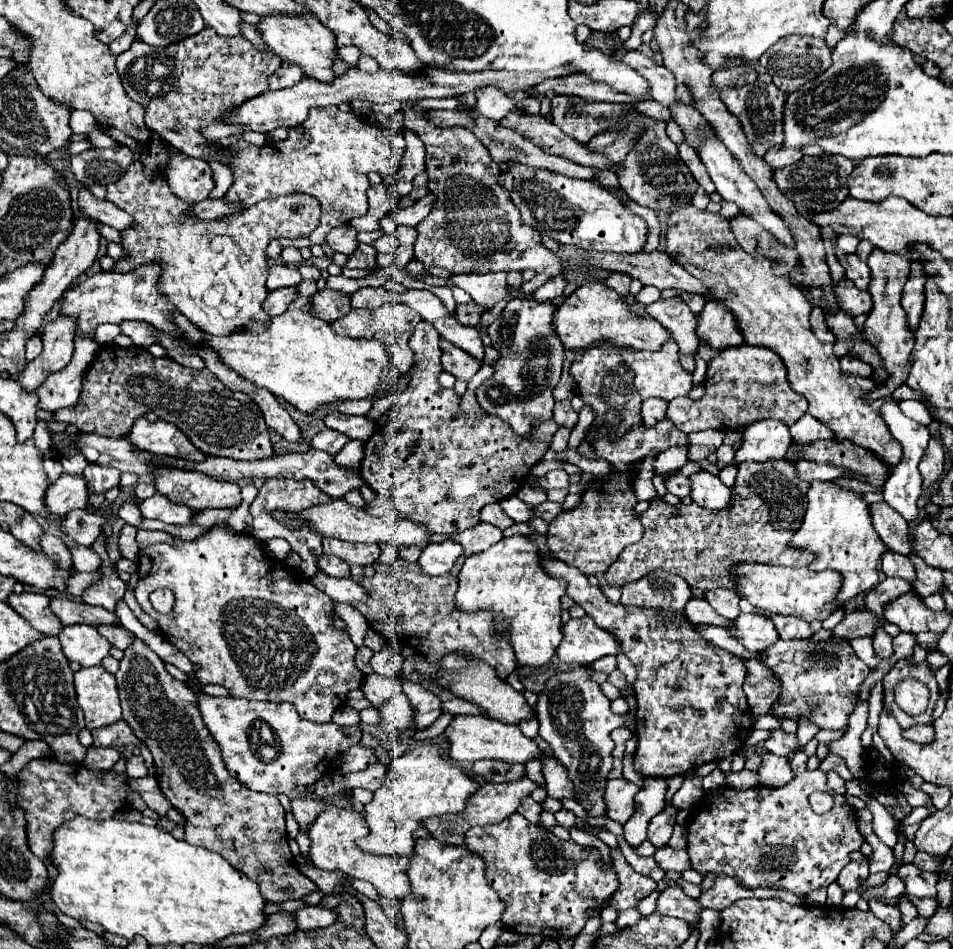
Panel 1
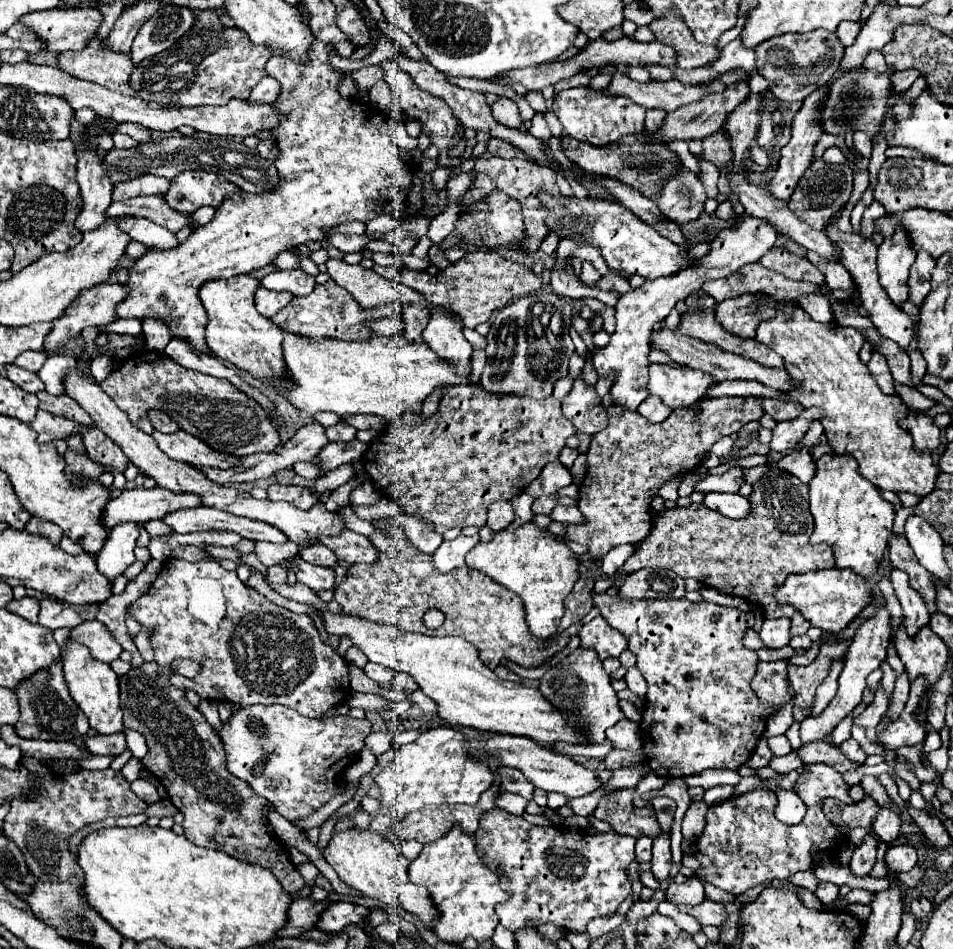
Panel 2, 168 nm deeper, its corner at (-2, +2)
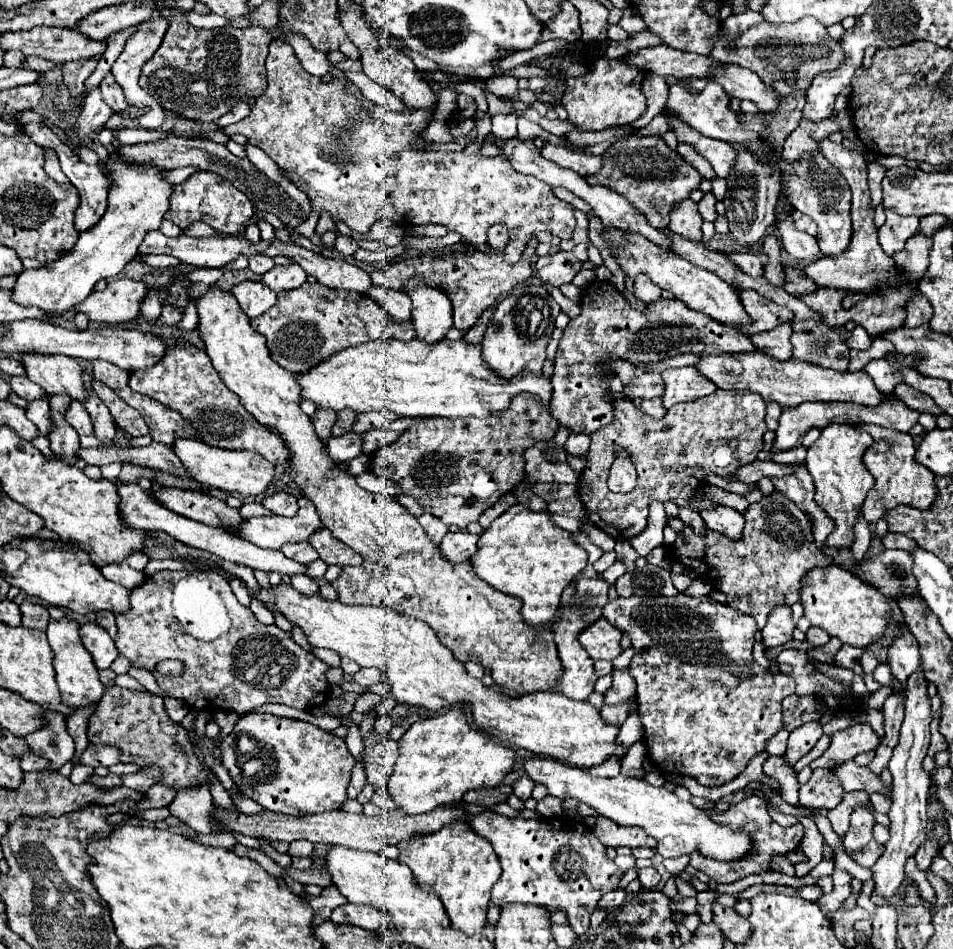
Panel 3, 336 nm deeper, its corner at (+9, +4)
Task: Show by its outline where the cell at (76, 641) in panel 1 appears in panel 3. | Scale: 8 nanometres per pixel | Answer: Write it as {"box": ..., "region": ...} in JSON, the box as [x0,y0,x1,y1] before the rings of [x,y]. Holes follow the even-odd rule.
{"box":[80,623,118,669],"region":[[[96,623],[82,625],[80,637],[82,637],[84,647],[94,657],[94,665],[98,669],[108,669],[114,663],[114,659],[118,657],[114,641],[104,633],[104,629],[100,629],[100,625],[96,625]]]}

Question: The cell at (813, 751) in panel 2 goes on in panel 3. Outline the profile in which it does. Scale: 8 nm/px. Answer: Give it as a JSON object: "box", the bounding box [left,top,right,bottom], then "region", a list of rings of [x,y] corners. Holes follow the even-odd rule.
{"box":[834,761,890,797],"region":[[[848,761],[848,765],[842,765],[842,769],[836,769],[834,773],[840,779],[844,791],[866,791],[868,795],[880,793],[890,797],[890,789],[868,767],[860,767],[854,761]]]}

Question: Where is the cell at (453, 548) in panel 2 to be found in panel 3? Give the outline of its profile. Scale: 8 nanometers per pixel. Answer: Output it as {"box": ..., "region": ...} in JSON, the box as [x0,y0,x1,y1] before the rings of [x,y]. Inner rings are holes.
{"box":[440,531,478,561],"region":[[[450,531],[440,543],[440,551],[448,561],[466,561],[476,553],[478,539],[478,535],[472,535],[468,531]]]}

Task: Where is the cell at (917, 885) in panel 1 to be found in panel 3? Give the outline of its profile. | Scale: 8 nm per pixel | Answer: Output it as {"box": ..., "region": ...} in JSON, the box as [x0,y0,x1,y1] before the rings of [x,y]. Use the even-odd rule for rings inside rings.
{"box":[846,839,884,867],"region":[[[874,839],[868,843],[868,845],[864,845],[860,851],[846,851],[858,865],[862,865],[862,867],[872,867],[876,861],[878,861],[878,857],[880,857],[880,853],[884,851],[884,845],[880,845],[880,843],[876,843]]]}

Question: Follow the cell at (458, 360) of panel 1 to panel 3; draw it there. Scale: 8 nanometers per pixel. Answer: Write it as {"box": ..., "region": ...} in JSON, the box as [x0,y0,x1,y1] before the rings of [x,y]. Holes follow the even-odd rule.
{"box":[402,277,452,343],"region":[[[412,277],[404,281],[402,289],[412,299],[412,323],[418,333],[418,339],[428,341],[428,343],[436,343],[444,339],[446,331],[452,327],[452,303],[446,297],[446,293],[440,287],[436,289],[434,285],[428,285],[422,277]]]}

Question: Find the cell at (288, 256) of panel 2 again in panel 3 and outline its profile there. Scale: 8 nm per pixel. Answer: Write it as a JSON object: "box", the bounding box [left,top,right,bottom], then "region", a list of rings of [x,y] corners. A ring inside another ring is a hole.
{"box":[248,255,274,275],"region":[[[256,255],[256,257],[250,257],[250,259],[248,259],[248,269],[254,271],[256,275],[264,275],[264,273],[268,273],[272,267],[274,267],[274,261],[268,259],[268,257],[264,257],[264,255]]]}

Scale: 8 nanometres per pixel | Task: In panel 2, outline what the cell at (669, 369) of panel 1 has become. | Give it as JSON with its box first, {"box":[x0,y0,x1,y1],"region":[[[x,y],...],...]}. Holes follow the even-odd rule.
{"box":[649,363,715,409],"region":[[[651,363],[649,371],[649,395],[659,397],[671,409],[687,407],[693,401],[703,399],[707,387],[715,383],[711,375],[689,367],[669,367],[665,363]]]}

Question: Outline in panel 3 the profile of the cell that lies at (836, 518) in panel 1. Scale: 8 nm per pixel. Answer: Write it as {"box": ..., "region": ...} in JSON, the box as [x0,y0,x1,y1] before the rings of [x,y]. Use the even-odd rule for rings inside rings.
{"box":[806,423,890,547],"region":[[[830,423],[822,429],[820,439],[812,447],[808,447],[806,469],[814,479],[814,487],[816,487],[814,499],[826,511],[826,515],[836,523],[836,529],[828,537],[828,545],[832,545],[832,547],[840,547],[840,545],[850,547],[854,541],[852,527],[858,519],[860,507],[862,507],[868,491],[874,485],[874,477],[870,475],[870,471],[866,469],[866,465],[862,461],[866,449],[870,449],[872,445],[882,445],[882,451],[890,449],[888,441],[874,441],[870,437],[870,433],[860,431],[856,425]]]}

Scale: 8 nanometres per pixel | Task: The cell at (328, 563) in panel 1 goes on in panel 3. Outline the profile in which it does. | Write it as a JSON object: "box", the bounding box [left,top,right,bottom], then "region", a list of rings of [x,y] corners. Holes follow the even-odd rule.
{"box":[280,541,318,565],"region":[[[304,541],[304,543],[288,543],[288,545],[282,545],[280,551],[282,551],[288,559],[294,559],[294,561],[298,561],[298,563],[302,563],[302,565],[308,565],[308,563],[312,563],[312,561],[318,559],[316,549],[312,549],[312,545],[306,543],[306,541]]]}

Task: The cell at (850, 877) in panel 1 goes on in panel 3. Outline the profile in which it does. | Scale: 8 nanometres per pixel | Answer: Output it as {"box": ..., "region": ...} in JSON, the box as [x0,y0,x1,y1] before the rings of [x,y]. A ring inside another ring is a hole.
{"box":[842,805,876,849],"region":[[[858,805],[850,815],[850,829],[842,837],[846,849],[862,849],[872,839],[872,829],[876,825],[874,815],[868,811],[868,805]]]}

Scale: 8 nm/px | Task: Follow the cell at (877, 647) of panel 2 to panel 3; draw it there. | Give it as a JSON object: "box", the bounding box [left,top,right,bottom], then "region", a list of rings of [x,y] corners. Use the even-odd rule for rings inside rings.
{"box":[784,721,822,767],"region":[[[818,721],[806,723],[800,729],[792,731],[790,739],[788,739],[788,751],[784,755],[786,763],[790,767],[794,767],[798,759],[802,759],[806,753],[810,753],[810,749],[818,743],[820,737],[822,737],[822,727]]]}

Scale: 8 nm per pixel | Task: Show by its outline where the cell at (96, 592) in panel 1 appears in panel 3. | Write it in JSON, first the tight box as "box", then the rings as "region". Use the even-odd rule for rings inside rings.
{"box":[118,483,306,575],"region":[[[120,483],[118,485],[118,493],[122,497],[120,501],[120,515],[126,521],[126,525],[136,527],[136,529],[154,529],[154,531],[164,531],[168,533],[172,539],[208,551],[220,559],[232,561],[232,563],[242,563],[248,565],[252,569],[262,569],[262,571],[278,571],[282,575],[296,575],[296,573],[304,573],[306,567],[284,557],[280,551],[272,551],[272,549],[260,549],[258,545],[252,545],[240,537],[234,537],[222,529],[216,527],[208,527],[208,525],[200,525],[188,517],[180,517],[176,513],[172,513],[170,509],[166,509],[164,505],[160,505],[154,497],[152,491],[144,491],[142,487],[138,487],[138,483]]]}

